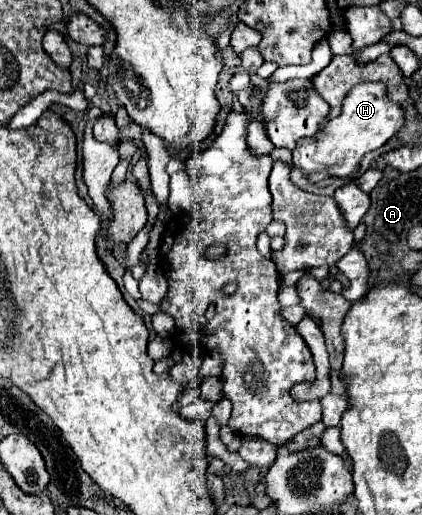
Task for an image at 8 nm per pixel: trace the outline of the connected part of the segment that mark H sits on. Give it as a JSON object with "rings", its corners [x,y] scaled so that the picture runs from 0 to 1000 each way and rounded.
{"rings":[[[863,161],[839,165],[815,200],[810,219],[787,231],[763,258],[744,262],[749,301],[744,313],[758,320],[791,324],[791,344],[839,344],[853,328],[853,309],[872,293],[891,293],[915,282],[957,243],[957,208],[948,200],[929,200],[919,192],[915,165],[905,161]]]}

